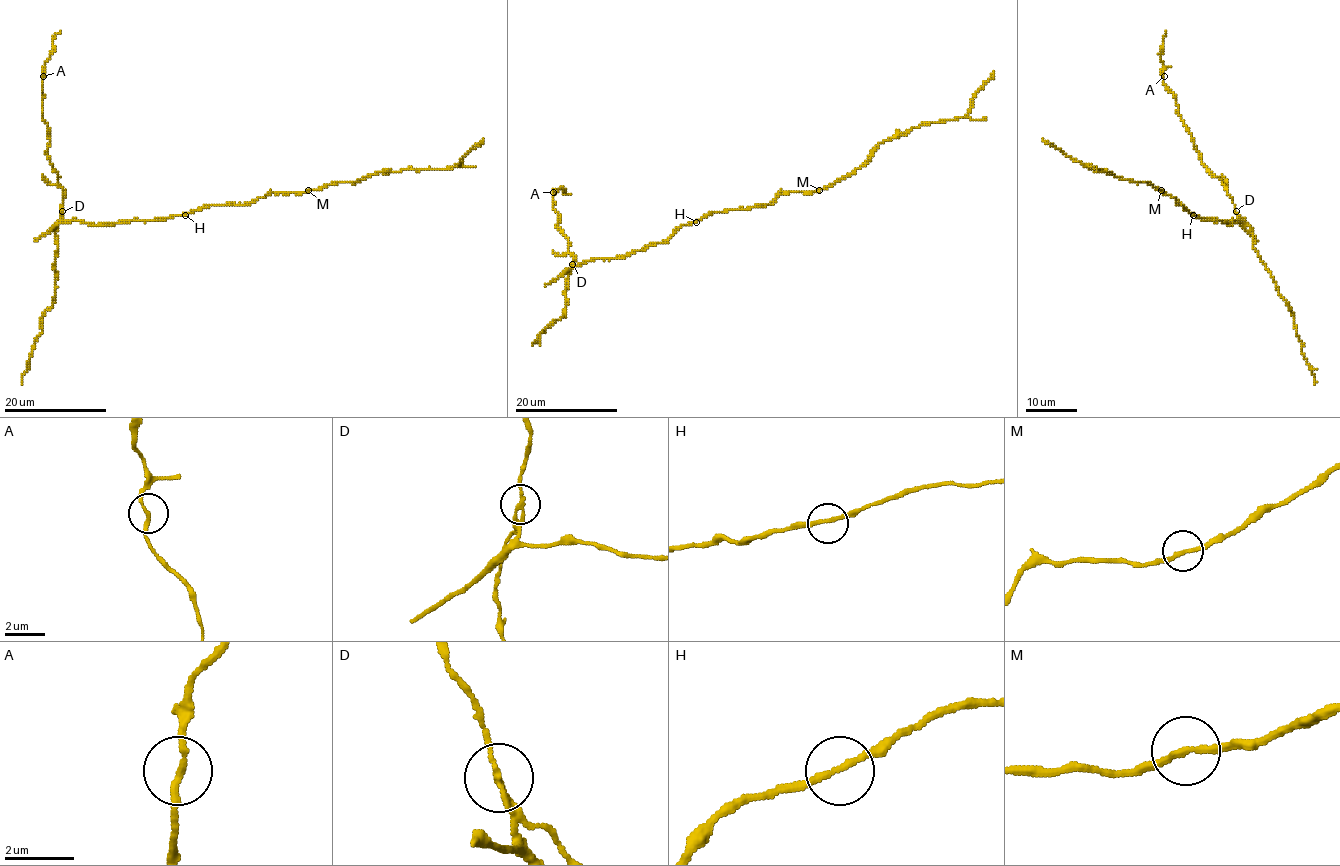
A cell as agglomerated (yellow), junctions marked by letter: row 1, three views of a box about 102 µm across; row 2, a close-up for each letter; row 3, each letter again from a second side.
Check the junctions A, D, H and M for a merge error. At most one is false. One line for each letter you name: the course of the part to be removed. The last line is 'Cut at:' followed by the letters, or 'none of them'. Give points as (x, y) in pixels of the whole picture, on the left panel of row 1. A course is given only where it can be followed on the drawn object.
D: foreign part runs (62, 211), (56, 229), (54, 302), (43, 316), (42, 332), (34, 344), (21, 384)
Cut at: D

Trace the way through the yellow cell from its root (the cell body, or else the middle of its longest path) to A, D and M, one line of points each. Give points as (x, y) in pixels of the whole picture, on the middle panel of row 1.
A: (699, 220), (640, 251), (573, 266), (569, 241), (556, 227), (560, 218), (552, 206), (553, 192)
D: (699, 220), (681, 225), (666, 241), (649, 243), (640, 251), (610, 259), (585, 260), (576, 266), (573, 264)
M: (699, 220), (715, 211), (767, 205), (784, 192), (812, 193), (819, 190)

